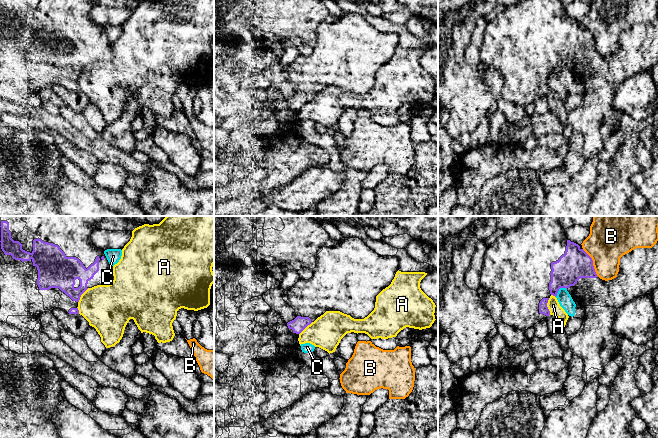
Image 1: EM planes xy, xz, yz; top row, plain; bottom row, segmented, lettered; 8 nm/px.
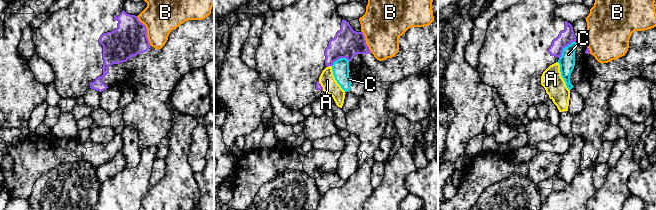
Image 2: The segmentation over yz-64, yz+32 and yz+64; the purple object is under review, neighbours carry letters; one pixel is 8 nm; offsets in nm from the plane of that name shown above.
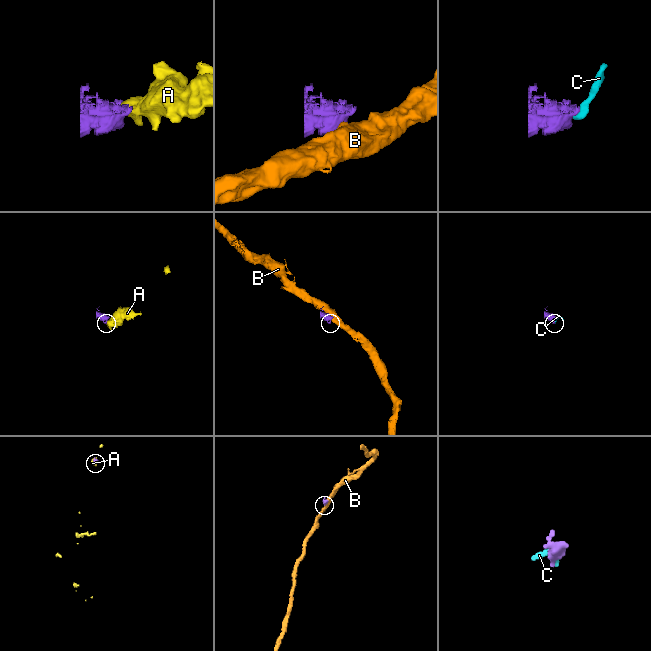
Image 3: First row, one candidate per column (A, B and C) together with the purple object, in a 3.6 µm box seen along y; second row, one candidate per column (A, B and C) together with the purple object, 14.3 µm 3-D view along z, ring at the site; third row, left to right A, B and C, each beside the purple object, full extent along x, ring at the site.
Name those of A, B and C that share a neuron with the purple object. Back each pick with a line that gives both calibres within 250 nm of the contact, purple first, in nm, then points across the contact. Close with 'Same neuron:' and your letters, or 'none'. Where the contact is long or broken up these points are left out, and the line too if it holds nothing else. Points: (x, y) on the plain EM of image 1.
Same neuron: none

